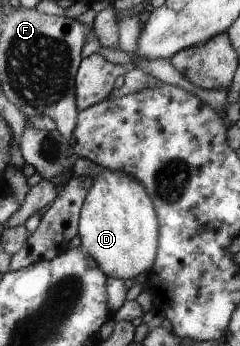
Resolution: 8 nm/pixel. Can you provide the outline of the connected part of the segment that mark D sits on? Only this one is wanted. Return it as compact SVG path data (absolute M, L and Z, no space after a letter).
M104 169L93 178L79 214L81 247L108 277L126 280L150 272L159 250L159 216L147 189L122 170Z

